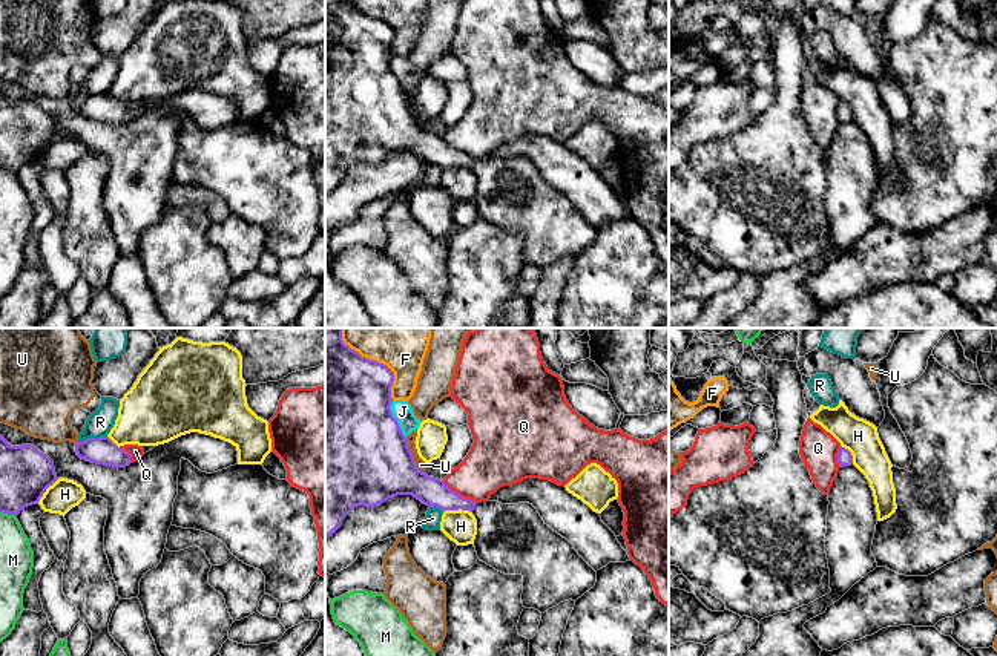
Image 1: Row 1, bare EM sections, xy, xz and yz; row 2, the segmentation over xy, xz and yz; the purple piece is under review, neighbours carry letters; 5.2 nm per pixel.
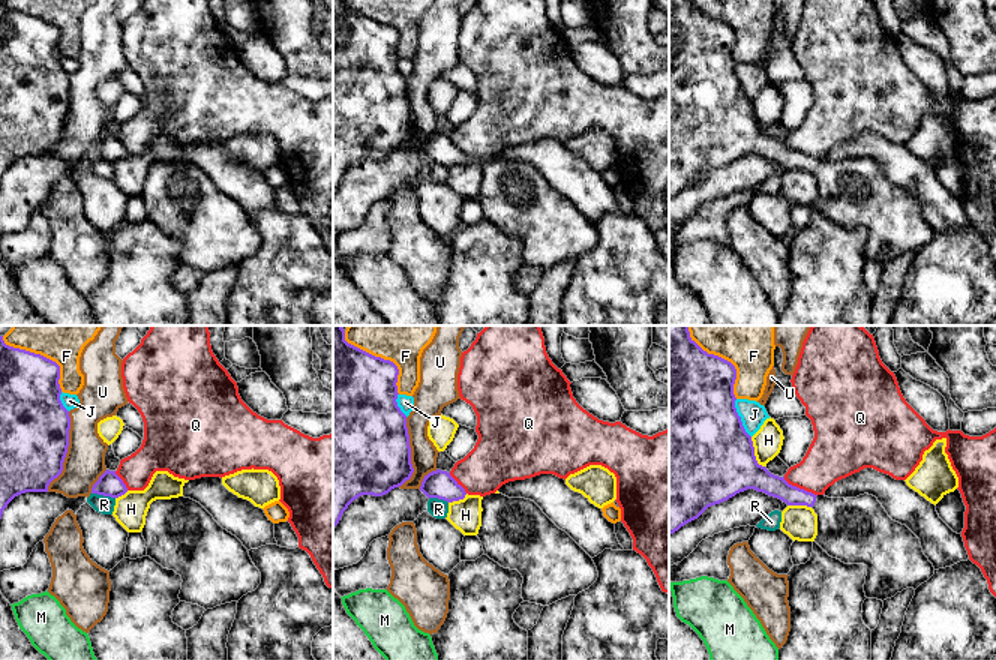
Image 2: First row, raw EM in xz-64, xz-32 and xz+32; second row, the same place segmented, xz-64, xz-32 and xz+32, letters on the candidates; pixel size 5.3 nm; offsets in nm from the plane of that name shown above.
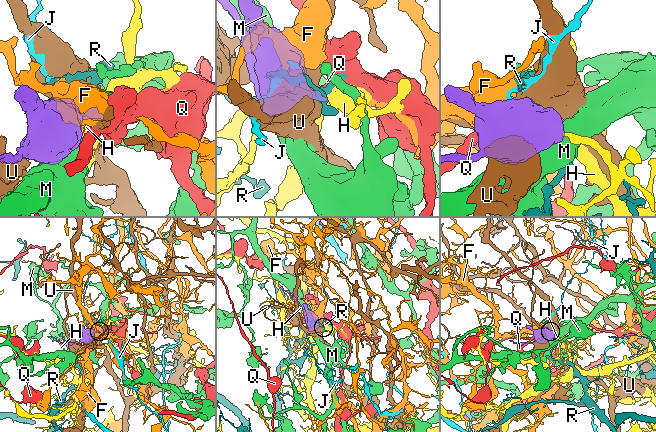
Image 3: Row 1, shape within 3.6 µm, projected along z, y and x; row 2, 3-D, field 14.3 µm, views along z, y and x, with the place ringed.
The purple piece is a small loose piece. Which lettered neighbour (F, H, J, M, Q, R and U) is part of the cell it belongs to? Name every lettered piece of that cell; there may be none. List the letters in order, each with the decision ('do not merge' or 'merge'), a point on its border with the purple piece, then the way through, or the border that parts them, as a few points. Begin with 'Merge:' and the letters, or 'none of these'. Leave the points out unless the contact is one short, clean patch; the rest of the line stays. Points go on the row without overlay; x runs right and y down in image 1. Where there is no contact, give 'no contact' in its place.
Merge: none of these
F: do not merge; contact xz (382, 20)
H: do not merge; contact xz (457, 166)
J: do not merge; contact xz (394, 75)
M: do not merge; contact xy (8, 170)
Q: do not merge; contact xz (457, 150); border xz (442, 137), (451, 146), (476, 160)
R: do not merge; contact xy (91, 95); border xy (106, 92), (77, 98)
U: do not merge; contact xz (411, 112)

